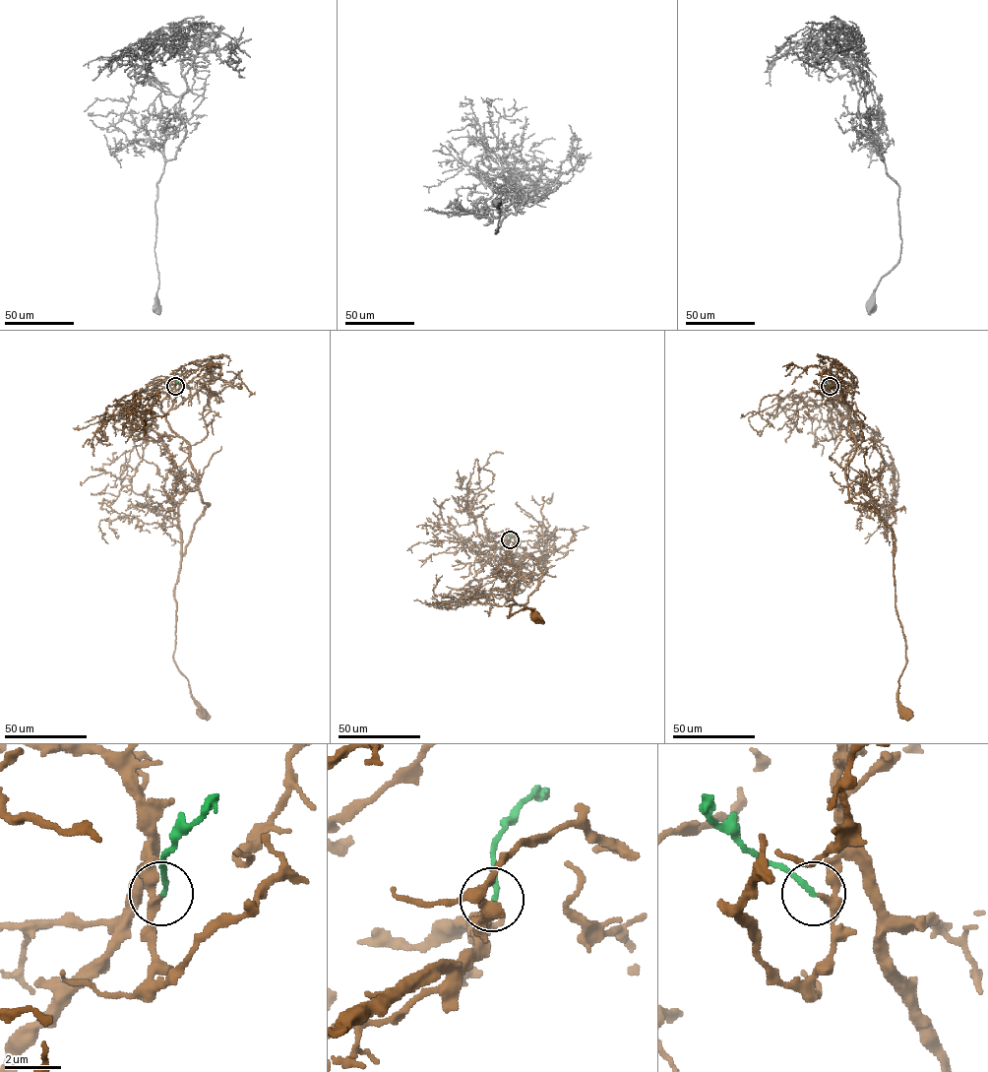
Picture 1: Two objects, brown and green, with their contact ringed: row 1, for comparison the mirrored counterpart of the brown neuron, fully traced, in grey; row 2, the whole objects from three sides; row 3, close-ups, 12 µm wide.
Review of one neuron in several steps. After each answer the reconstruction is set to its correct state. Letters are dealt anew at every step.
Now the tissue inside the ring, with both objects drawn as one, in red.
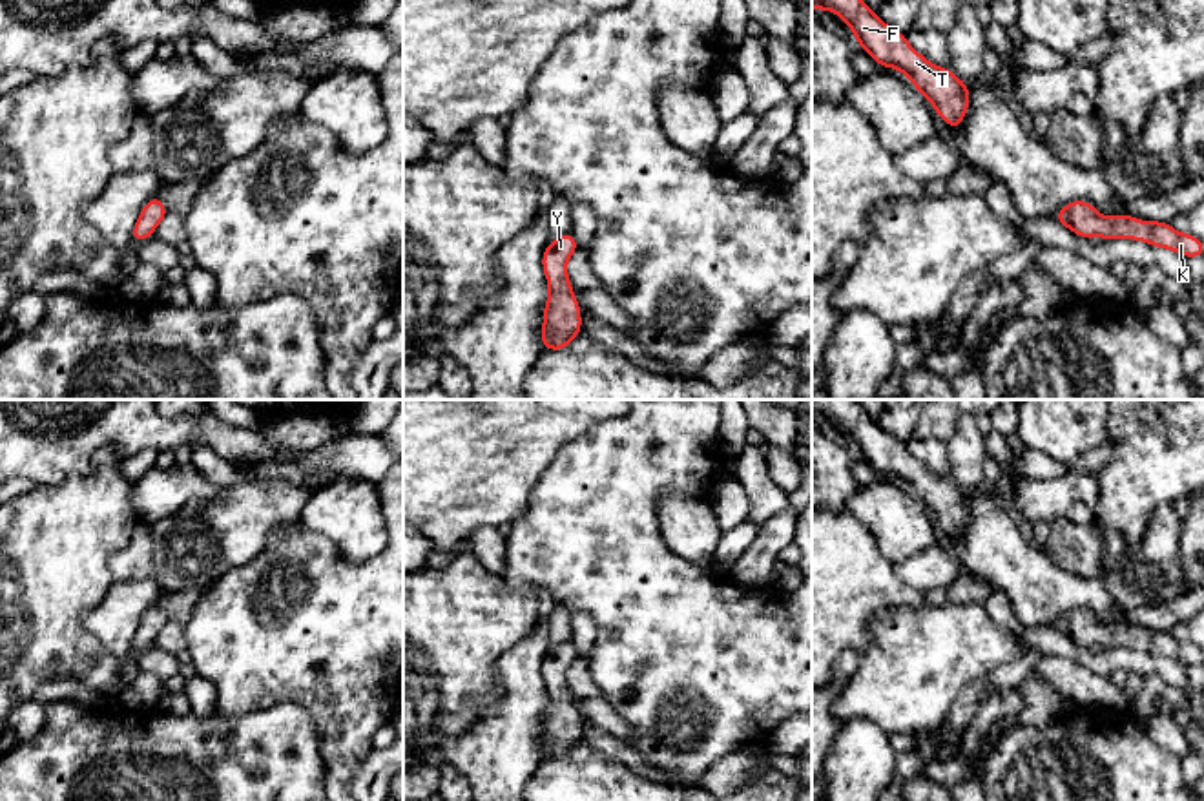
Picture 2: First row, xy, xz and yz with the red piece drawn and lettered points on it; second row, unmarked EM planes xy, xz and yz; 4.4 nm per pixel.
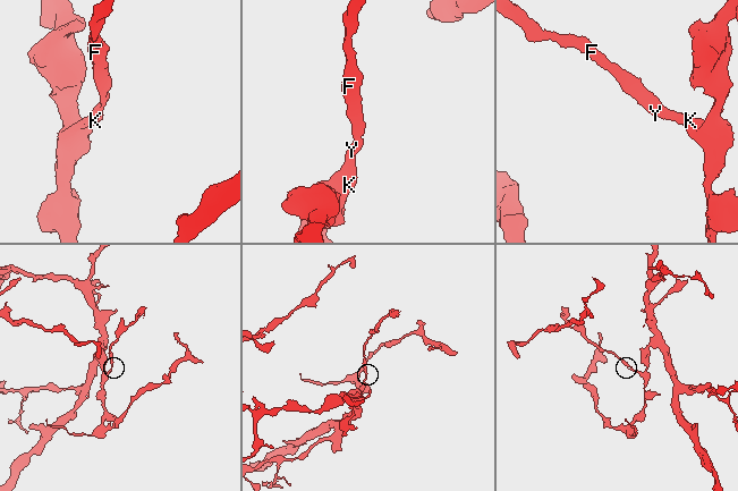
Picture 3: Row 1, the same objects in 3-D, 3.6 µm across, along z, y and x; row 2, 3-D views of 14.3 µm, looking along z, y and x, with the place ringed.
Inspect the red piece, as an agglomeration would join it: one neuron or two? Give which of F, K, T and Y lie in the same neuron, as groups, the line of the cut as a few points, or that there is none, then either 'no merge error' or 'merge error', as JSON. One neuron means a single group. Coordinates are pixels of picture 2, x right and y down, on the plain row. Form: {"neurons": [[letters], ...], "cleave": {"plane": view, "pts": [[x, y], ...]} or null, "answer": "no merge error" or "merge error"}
{"neurons": [["F", "K", "T", "Y"]], "cleave": null, "answer": "no merge error"}

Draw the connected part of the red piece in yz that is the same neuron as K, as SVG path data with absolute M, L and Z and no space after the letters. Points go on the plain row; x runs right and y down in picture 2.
M1084 608L1071 609L1062 615L1054 626L1056 631L1069 637L1078 646L1093 650L1102 644L1105 650L1133 648L1144 650L1155 657L1166 657L1182 666L1202 666L1204 651L1193 642L1177 640L1171 631L1151 629L1144 631L1138 626L1129 626L1126 620L1116 626L1104 626Z

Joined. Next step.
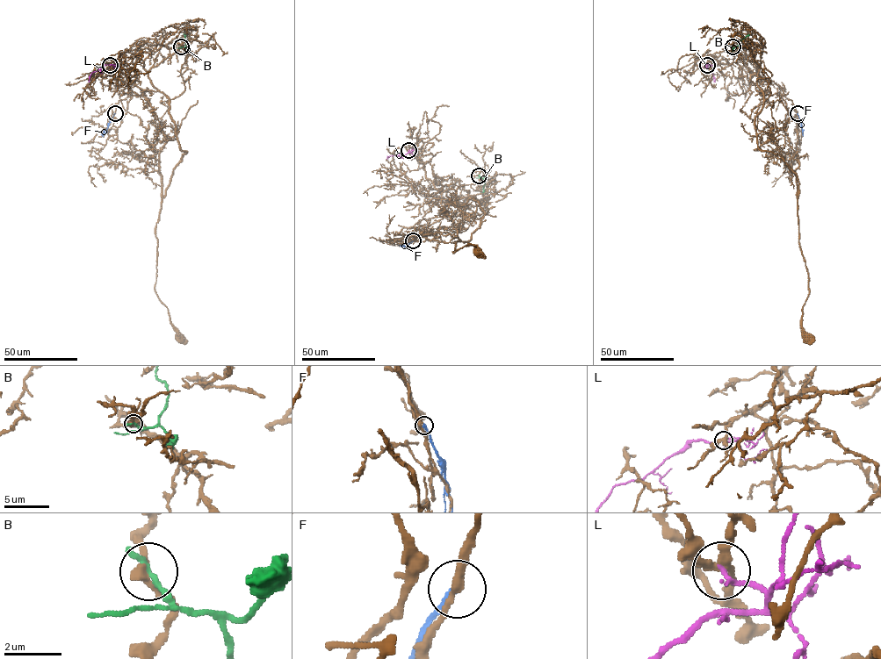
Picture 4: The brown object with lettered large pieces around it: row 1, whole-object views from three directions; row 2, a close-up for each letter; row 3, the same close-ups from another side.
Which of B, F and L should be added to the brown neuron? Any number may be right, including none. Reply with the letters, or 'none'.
none

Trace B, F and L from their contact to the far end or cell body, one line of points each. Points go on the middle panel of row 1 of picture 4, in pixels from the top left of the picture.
B: (480, 175), (485, 182), (481, 192)
F: (413, 240), (401, 246), (404, 247)
L: (408, 150), (410, 152), (402, 157), (394, 154), (387, 157)

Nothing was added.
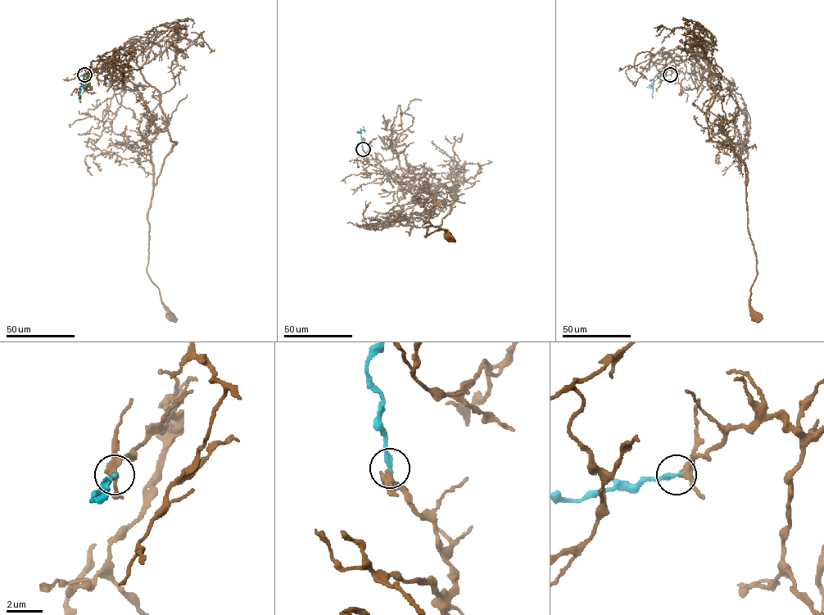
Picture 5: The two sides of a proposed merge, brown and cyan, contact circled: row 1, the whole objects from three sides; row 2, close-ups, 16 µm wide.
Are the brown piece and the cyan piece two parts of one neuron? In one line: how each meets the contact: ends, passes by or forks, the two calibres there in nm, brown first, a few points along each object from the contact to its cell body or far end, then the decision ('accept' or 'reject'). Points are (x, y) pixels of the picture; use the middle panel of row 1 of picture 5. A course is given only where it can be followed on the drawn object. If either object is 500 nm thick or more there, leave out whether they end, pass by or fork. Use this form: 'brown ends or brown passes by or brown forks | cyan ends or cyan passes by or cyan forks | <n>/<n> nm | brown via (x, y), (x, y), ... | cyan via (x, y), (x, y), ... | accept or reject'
brown passes by | cyan ends | 320/280 nm | brown via (363, 149), (415, 193), (429, 186), (439, 202), (424, 235), (448, 236) | cyan via (363, 149), (360, 133), (357, 132) | accept

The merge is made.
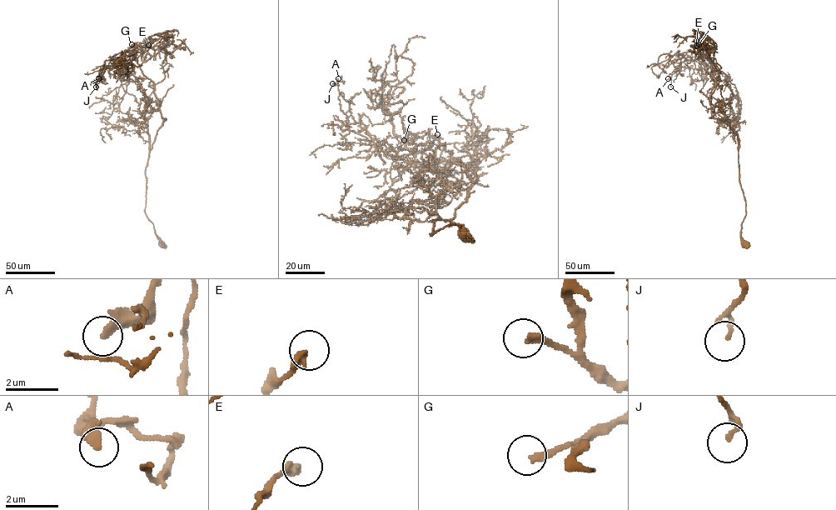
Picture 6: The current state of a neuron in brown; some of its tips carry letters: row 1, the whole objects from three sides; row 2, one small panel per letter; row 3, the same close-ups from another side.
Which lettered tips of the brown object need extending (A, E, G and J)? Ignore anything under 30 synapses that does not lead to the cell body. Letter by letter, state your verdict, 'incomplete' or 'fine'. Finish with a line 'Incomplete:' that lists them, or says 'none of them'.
A: fine
E: fine
G: incomplete
J: fine
Incomplete: G

